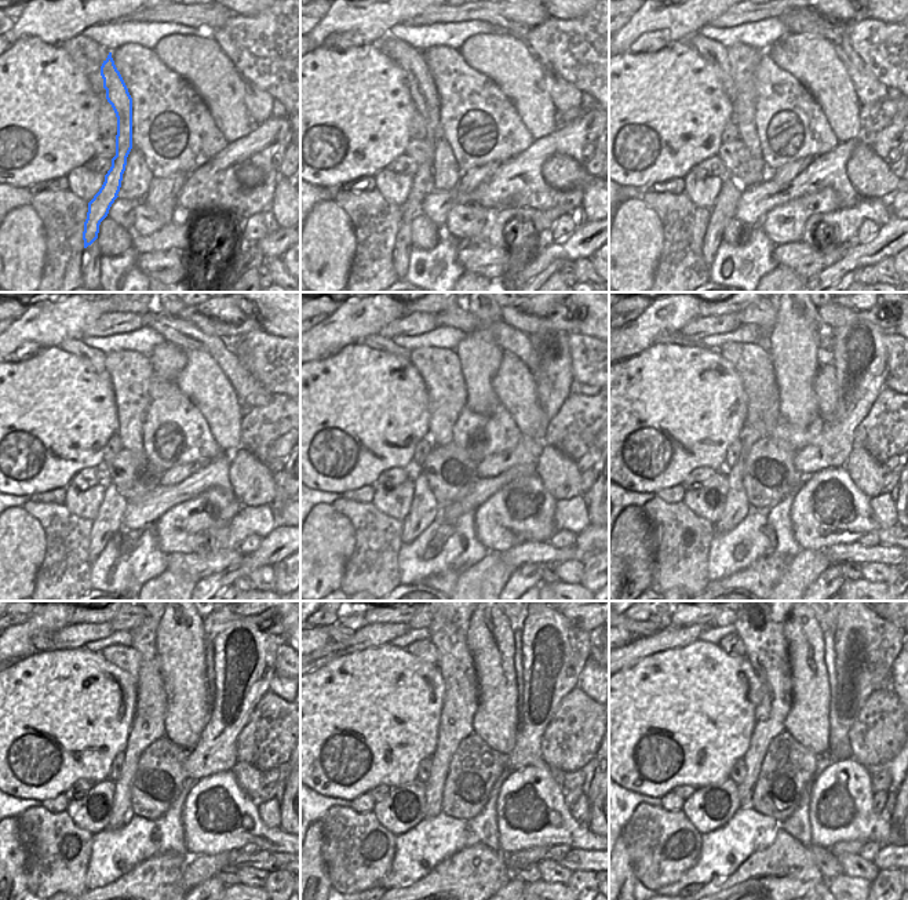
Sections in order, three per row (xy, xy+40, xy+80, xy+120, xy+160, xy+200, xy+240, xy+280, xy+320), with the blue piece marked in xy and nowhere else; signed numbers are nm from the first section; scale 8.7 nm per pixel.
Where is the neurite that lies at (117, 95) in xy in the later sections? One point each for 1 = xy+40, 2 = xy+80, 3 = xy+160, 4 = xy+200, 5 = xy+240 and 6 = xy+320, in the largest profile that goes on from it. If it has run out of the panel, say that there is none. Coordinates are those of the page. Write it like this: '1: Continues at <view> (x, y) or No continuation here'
1: Continues at xy+40 (420, 84)
2: Continues at xy+80 (714, 53)
3: Continues at xy+160 (376, 342)
4: Continues at xy+200 (663, 336)
5: Continues at xy+240 (43, 641)
6: Continues at xy+320 (637, 629)

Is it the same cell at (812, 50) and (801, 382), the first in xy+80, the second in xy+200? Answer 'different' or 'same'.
different

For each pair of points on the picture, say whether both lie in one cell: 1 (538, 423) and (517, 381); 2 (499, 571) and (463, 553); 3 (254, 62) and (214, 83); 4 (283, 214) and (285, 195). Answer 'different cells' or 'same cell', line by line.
1: same cell
2: different cells
3: different cells
4: same cell

